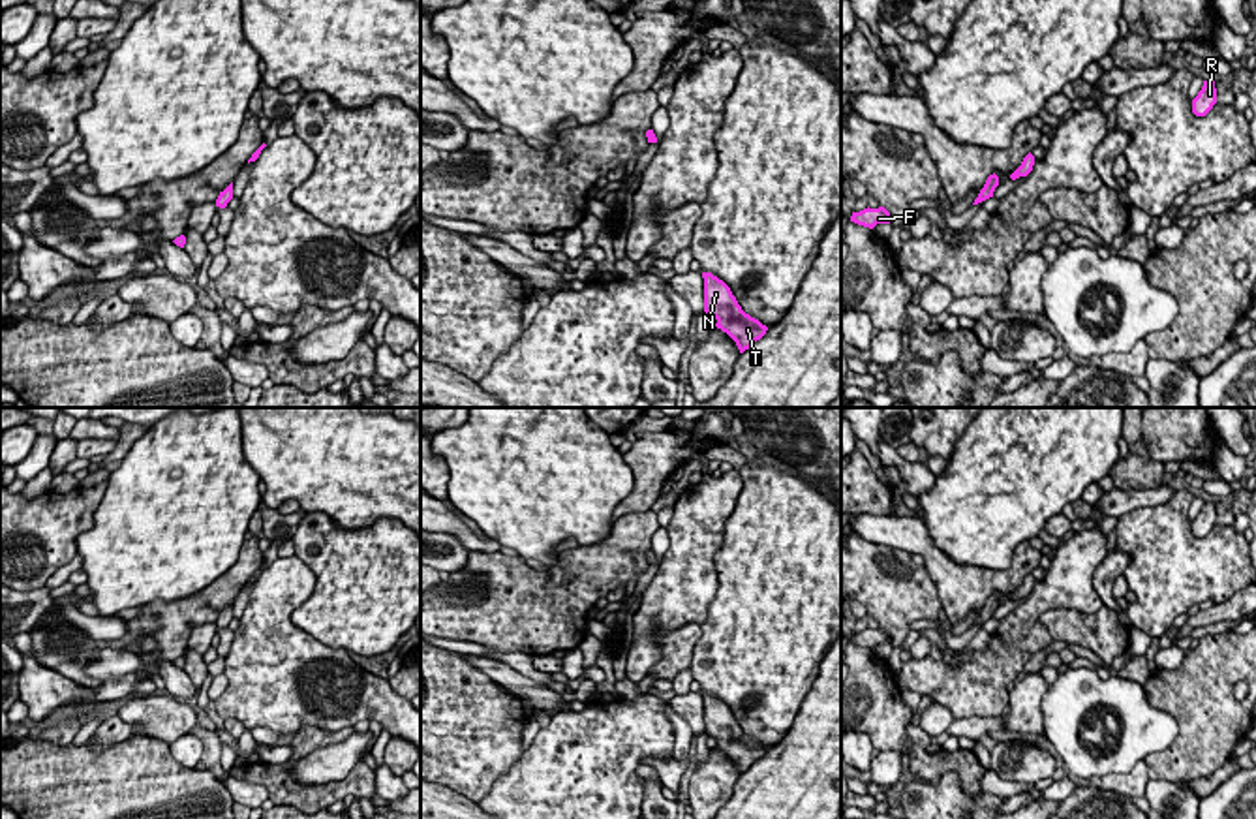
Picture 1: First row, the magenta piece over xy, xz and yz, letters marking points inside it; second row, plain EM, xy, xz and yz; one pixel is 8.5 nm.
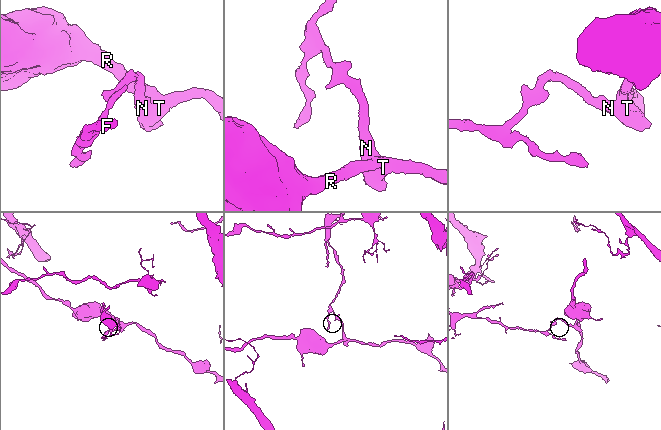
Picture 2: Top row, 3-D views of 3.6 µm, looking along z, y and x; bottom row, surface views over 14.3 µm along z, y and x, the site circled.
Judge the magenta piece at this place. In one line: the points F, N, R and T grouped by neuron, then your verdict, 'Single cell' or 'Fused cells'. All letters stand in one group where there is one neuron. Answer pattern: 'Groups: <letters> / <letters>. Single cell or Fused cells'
Groups: F / N R T. Fused cells

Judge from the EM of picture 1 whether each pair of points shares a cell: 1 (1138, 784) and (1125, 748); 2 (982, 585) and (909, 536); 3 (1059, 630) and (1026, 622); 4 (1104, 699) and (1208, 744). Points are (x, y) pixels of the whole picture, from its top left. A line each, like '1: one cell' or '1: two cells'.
1: two cells
2: one cell
3: two cells
4: two cells

